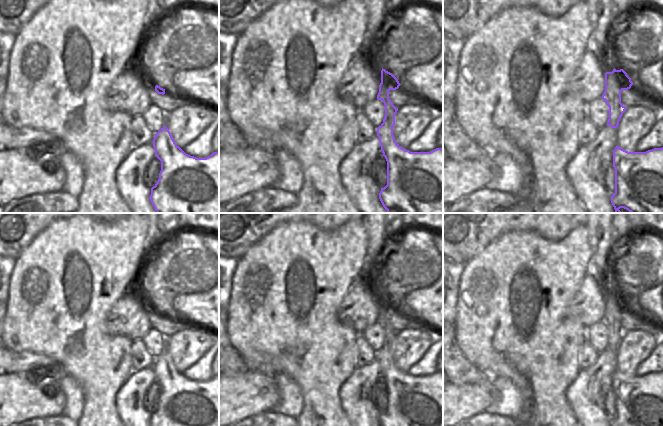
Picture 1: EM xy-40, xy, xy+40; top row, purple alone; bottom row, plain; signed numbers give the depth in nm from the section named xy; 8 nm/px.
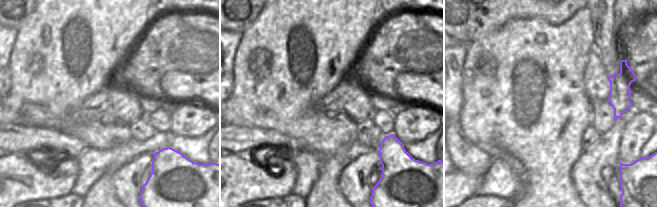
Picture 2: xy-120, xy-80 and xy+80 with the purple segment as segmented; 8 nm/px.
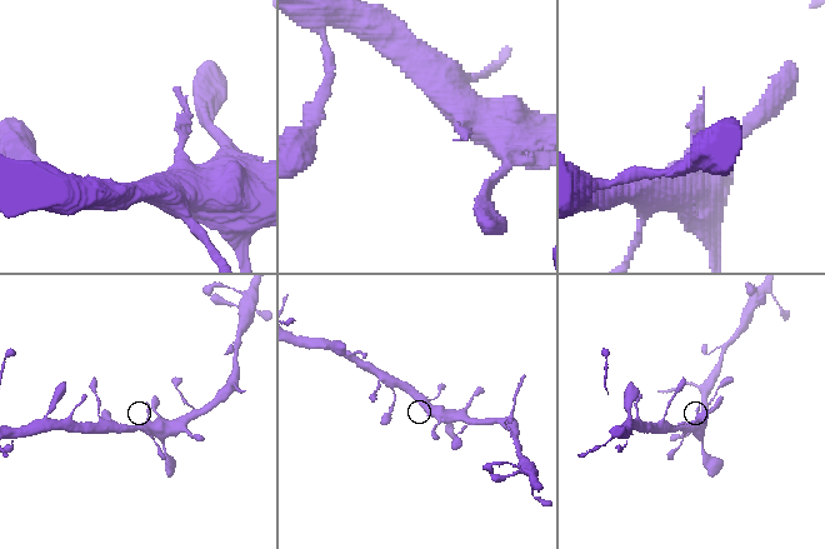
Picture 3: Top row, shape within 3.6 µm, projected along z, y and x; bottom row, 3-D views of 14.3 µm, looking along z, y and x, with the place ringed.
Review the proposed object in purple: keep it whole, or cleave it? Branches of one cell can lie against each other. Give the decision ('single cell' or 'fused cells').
single cell

